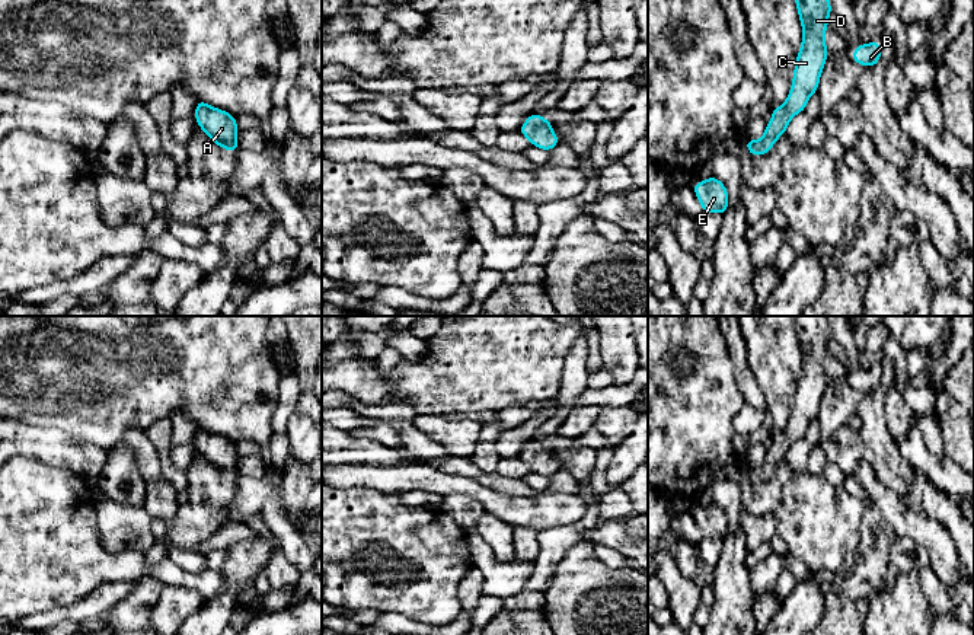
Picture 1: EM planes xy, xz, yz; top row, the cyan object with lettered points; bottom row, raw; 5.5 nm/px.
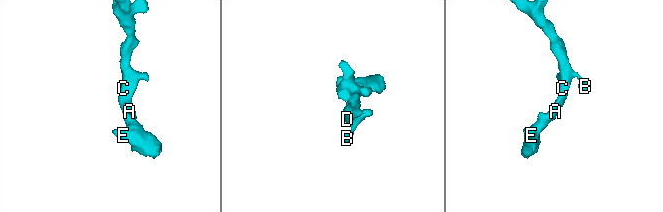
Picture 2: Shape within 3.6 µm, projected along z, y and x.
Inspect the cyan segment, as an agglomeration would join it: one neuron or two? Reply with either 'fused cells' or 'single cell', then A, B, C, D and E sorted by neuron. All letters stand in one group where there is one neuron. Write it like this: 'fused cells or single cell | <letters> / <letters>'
single cell | A B C D E

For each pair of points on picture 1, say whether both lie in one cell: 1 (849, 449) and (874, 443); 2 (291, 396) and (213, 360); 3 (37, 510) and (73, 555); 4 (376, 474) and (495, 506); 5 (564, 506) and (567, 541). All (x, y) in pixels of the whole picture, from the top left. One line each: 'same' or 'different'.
1: different
2: different
3: same
4: same
5: different

